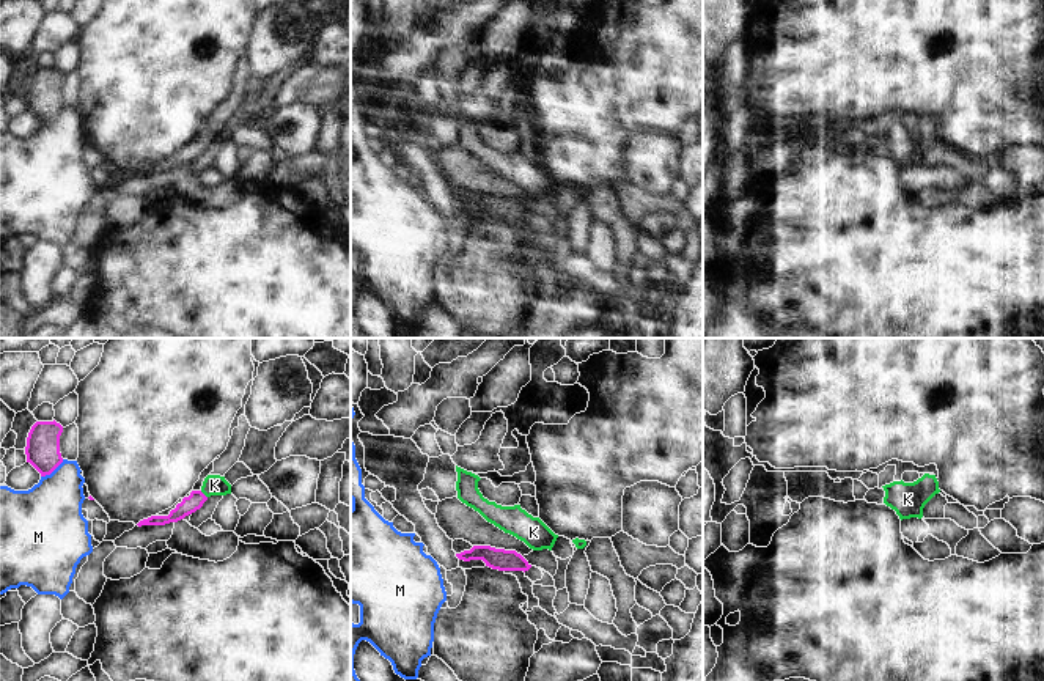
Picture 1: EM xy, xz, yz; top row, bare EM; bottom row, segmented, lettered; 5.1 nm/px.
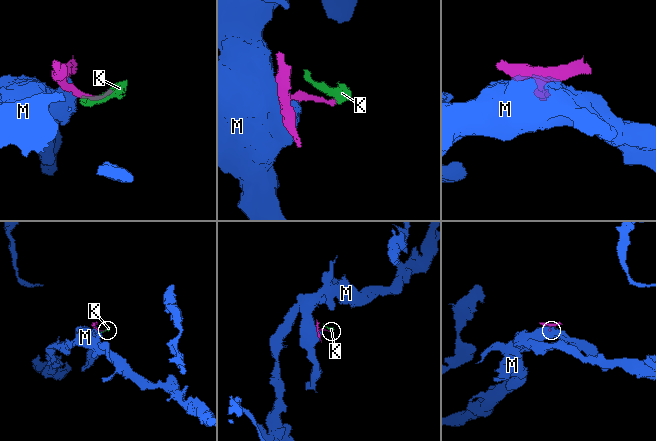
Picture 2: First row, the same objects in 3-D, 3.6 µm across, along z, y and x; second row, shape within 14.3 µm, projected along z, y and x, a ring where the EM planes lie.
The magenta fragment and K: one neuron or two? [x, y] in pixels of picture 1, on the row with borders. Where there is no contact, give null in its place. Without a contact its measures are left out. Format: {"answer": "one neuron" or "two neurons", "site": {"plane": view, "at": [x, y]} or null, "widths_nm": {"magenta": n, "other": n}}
{"answer": "two neurons", "site": {"plane": "xy", "at": [203, 494]}, "widths_nm": {"magenta": 90, "other": 110}}

